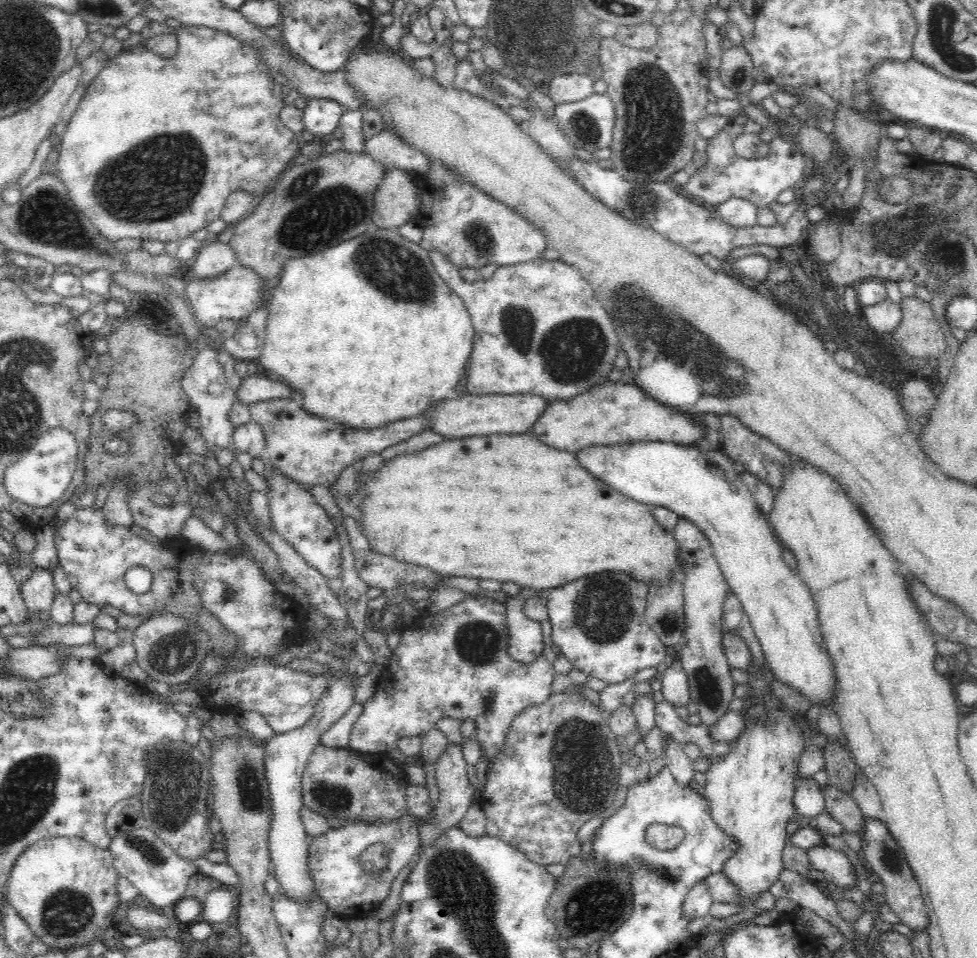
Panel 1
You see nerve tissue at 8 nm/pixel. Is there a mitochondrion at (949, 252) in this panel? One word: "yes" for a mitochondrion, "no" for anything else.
yes

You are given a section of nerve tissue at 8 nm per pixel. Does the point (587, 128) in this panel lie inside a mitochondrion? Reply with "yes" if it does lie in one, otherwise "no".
yes

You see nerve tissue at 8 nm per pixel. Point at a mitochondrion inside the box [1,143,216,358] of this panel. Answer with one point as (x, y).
(48, 218)

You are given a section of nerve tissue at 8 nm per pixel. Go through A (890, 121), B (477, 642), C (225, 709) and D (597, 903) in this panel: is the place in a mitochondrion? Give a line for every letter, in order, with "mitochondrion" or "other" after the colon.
A: other
B: mitochondrion
C: other
D: mitochondrion

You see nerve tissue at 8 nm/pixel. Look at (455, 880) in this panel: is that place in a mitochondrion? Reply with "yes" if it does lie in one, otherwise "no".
yes

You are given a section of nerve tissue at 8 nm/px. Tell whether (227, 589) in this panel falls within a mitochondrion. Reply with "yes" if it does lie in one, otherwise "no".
yes

